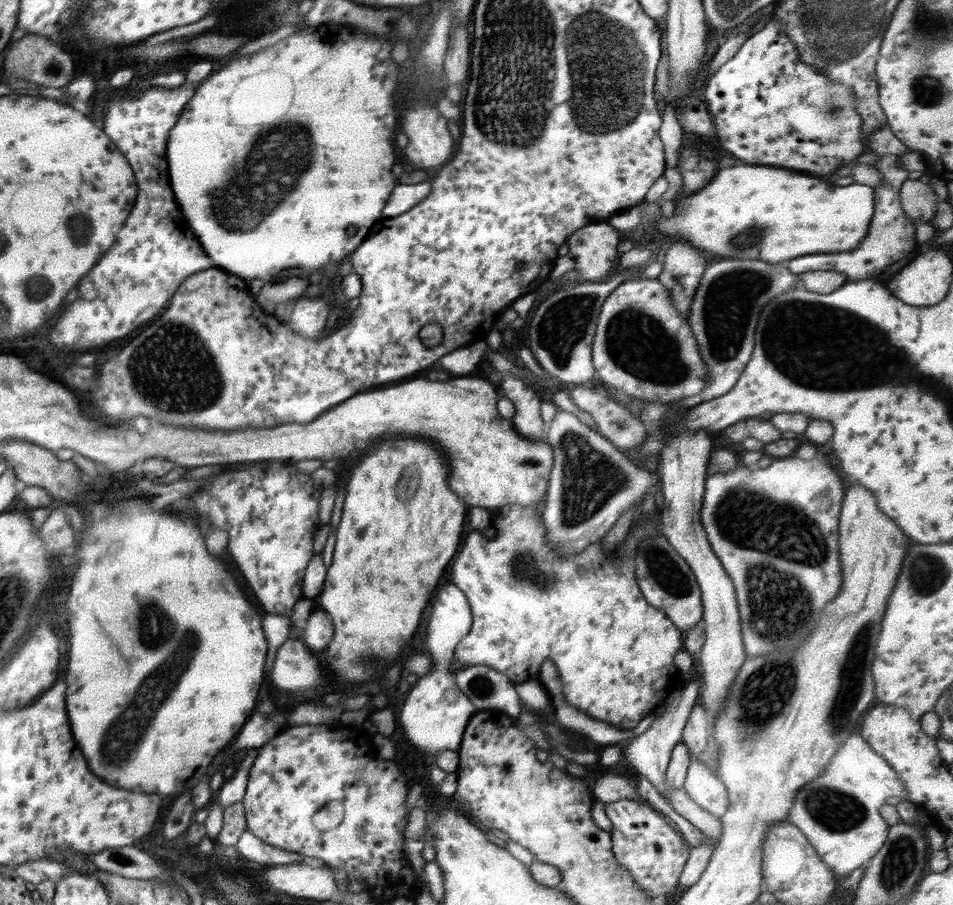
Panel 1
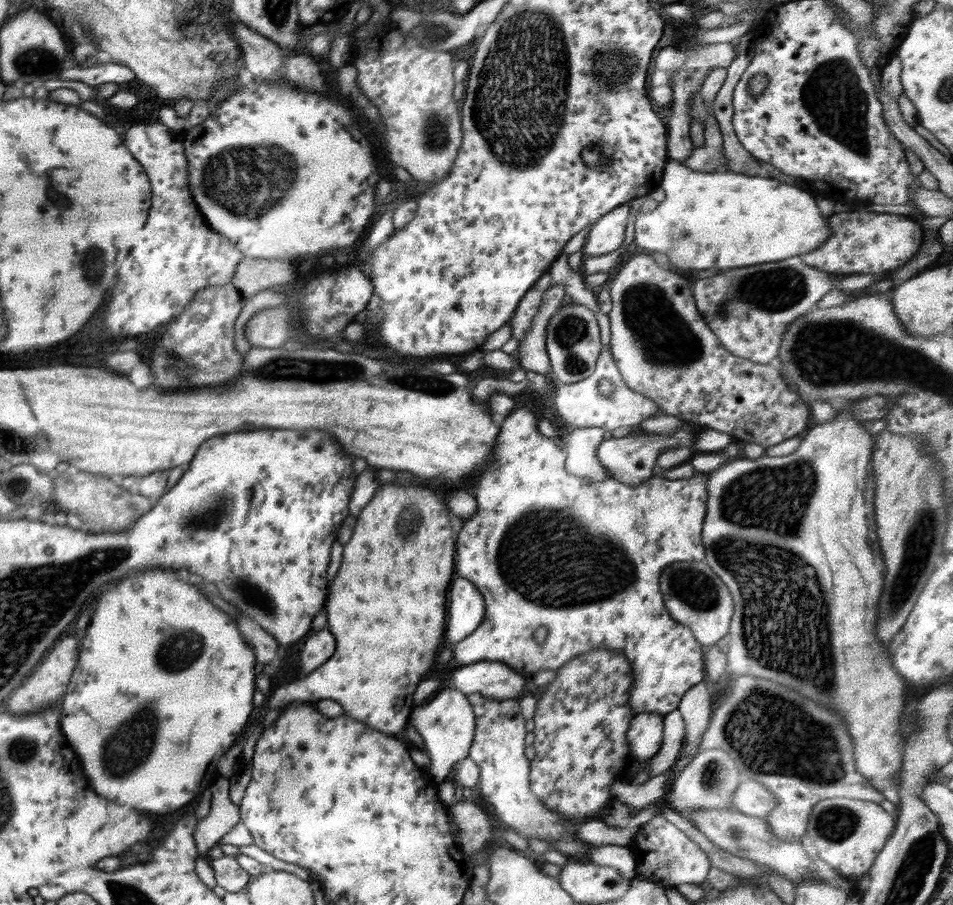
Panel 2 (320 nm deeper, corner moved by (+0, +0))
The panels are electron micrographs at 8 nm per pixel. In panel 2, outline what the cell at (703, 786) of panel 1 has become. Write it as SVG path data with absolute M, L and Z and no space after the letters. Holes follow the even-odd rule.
M746 780L732 793L732 808L748 816L766 818L776 807L774 796L756 780Z

